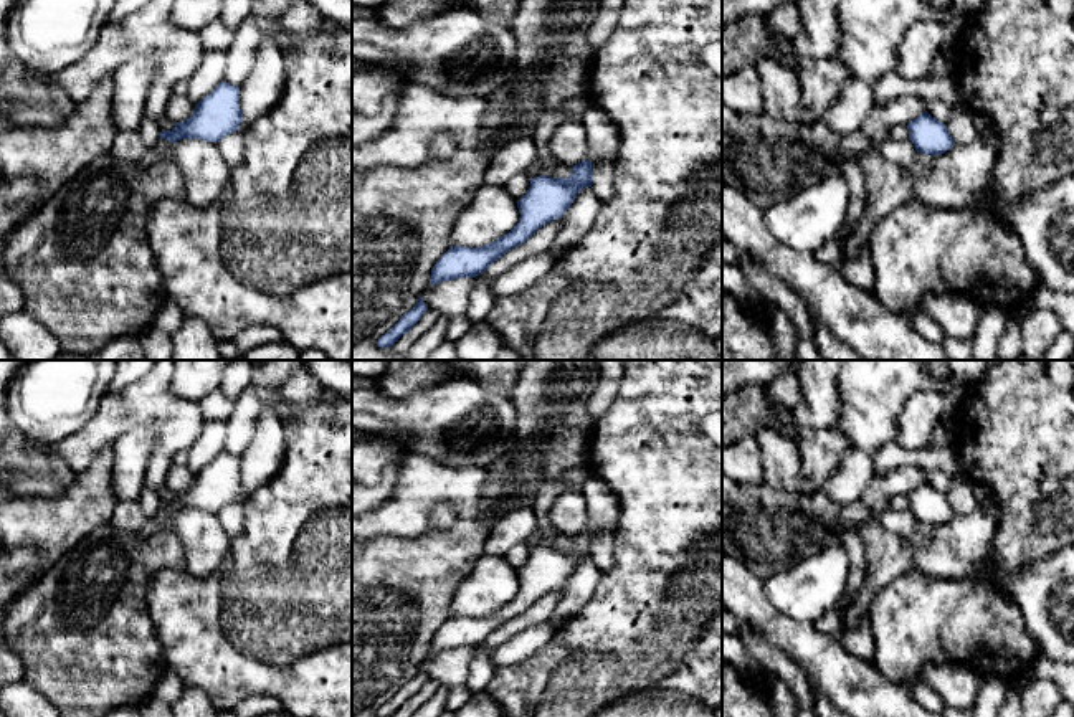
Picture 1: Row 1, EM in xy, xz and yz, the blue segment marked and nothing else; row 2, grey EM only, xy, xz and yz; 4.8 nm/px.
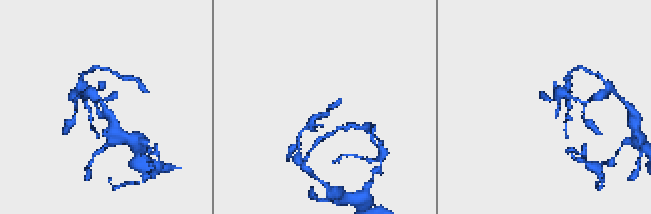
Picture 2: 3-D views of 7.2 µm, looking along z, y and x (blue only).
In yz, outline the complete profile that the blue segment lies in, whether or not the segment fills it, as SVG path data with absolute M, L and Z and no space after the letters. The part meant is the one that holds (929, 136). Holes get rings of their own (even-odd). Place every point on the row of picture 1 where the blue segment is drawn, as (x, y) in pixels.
M927 111L910 121L907 129L915 150L925 155L945 154L955 144L947 126Z

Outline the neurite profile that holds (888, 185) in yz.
M866 149L859 154L867 203L854 231L843 241L844 261L853 259L867 246L877 221L912 198L912 175L889 162L881 150Z

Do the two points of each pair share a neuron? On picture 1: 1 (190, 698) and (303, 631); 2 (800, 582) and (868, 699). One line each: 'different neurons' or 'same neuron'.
1: different neurons
2: different neurons

